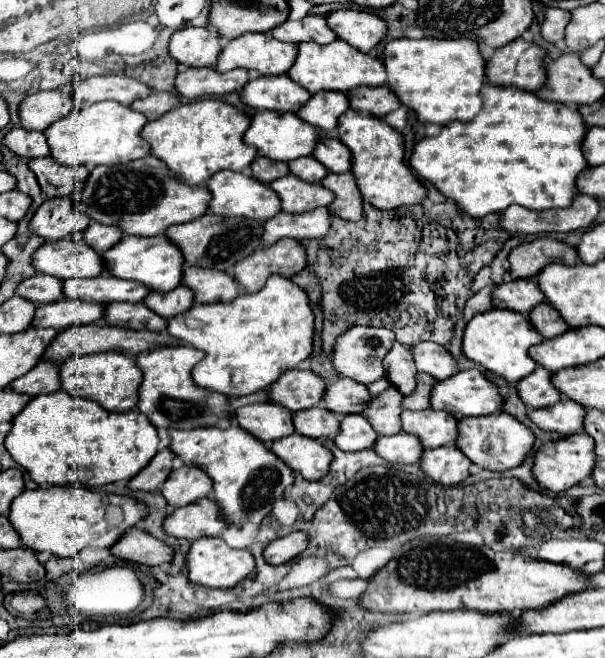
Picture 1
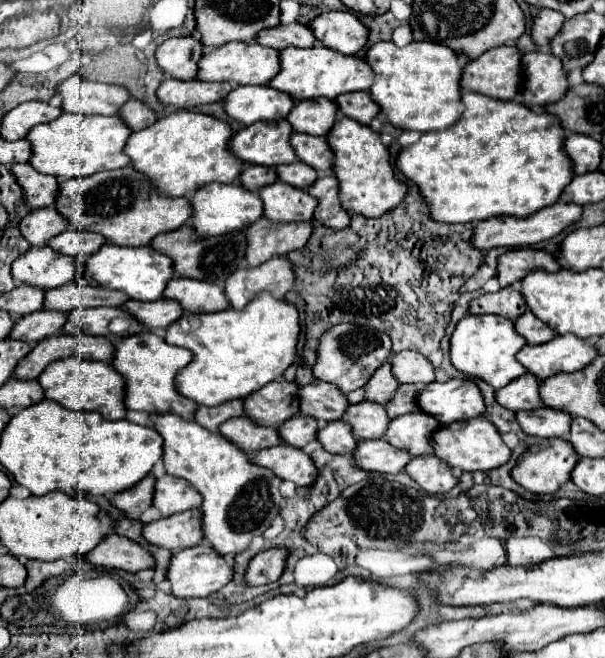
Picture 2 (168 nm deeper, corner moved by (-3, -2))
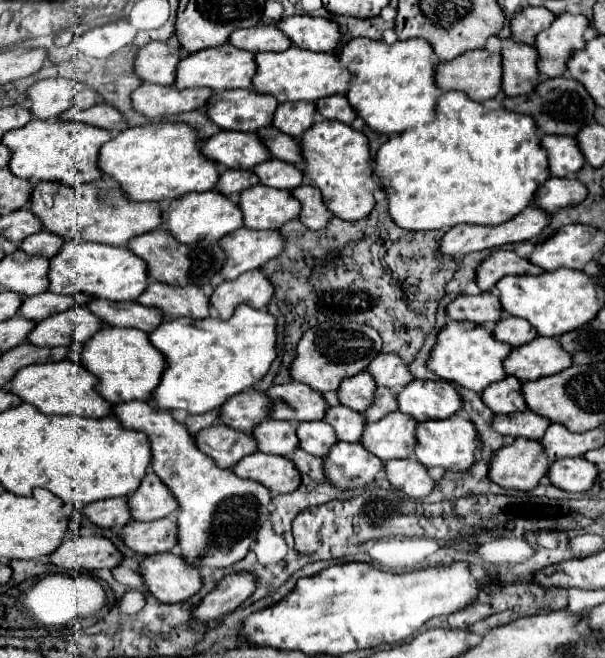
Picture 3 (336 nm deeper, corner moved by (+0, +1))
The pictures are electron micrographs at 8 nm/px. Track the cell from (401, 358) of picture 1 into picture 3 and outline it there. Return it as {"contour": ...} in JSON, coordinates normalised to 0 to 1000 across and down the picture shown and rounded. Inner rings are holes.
{"contour":[[[593,565],[580,574],[567,574],[567,581],[557,590],[557,605],[560,614],[590,623],[590,626],[603,626],[607,617],[613,617],[613,605],[620,596],[620,581],[613,581],[607,565]]]}

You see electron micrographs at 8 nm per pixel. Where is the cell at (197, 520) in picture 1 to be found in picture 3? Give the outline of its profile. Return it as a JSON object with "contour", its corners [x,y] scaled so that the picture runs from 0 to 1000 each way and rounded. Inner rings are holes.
{"contour":[[[269,787],[256,793],[220,793],[217,790],[200,805],[200,821],[220,839],[250,845],[263,839],[283,839],[293,830],[289,809],[293,809],[293,799],[286,787]]]}

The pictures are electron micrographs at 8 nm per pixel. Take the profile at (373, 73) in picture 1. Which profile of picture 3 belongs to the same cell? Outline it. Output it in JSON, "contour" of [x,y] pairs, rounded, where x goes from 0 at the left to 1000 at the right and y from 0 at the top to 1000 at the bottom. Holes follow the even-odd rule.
{"contour":[[[481,70],[468,79],[428,79],[421,82],[421,94],[425,94],[425,112],[418,119],[418,137],[428,143],[455,146],[461,158],[478,152],[521,155],[537,146],[570,143],[574,125],[580,125],[580,112],[567,106],[554,82],[494,76],[491,70]]]}

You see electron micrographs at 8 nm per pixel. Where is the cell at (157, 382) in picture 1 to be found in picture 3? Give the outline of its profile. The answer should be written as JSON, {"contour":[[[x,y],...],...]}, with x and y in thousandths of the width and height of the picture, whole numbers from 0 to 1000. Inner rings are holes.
{"contour":[[[164,498],[150,517],[140,523],[121,526],[117,547],[140,556],[150,568],[160,571],[160,593],[180,611],[217,611],[217,608],[243,608],[250,596],[260,590],[266,578],[266,565],[273,562],[269,538],[246,520],[246,511],[223,498]]]}

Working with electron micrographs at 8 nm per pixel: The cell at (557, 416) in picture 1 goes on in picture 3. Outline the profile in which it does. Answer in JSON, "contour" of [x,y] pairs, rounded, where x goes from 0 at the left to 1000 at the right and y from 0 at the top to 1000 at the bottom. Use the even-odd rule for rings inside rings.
{"contour":[[[874,623],[851,626],[851,629],[835,629],[835,632],[815,632],[812,650],[831,663],[851,663],[851,666],[874,666],[874,669],[891,669],[904,647],[904,635],[891,635],[888,629],[878,629]]]}

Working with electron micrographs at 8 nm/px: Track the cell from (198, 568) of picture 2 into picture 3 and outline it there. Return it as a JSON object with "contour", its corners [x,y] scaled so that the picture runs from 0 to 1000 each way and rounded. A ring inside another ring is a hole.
{"contour":[[[283,839],[240,845],[230,860],[230,872],[240,897],[263,915],[276,918],[302,915],[332,894],[332,869],[316,866],[316,860],[302,860],[302,848]]]}

